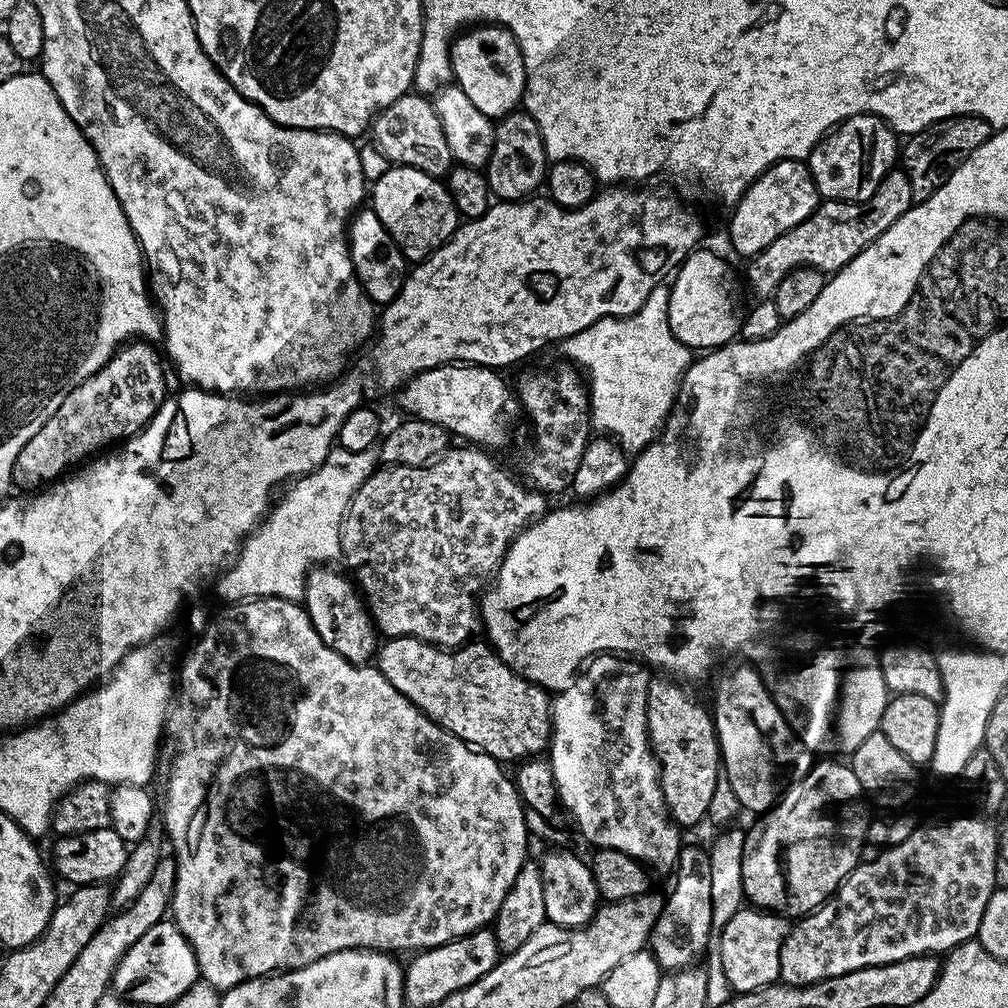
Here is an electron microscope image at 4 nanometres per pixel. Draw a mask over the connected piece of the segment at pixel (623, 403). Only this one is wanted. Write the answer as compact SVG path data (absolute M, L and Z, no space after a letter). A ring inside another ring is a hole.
M660 284L634 314L599 319L562 342L569 361L585 368L593 429L611 436L630 454L657 439L675 407L681 378L692 361L691 349L678 342L670 330L669 290L669 285Z

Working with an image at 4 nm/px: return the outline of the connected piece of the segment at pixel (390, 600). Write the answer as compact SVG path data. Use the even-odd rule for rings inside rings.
M479 446L453 447L443 453L431 464L425 464L422 468L411 468L410 466L384 466L374 471L372 476L353 494L349 502L348 511L345 514L344 524L341 526L341 552L343 562L348 563L347 571L354 577L363 599L368 605L368 611L372 623L385 637L413 636L427 644L443 646L449 650L461 647L473 639L472 636L482 628L482 617L480 615L480 599L483 597L490 581L495 577L496 571L504 560L504 555L512 539L522 529L528 527L533 520L539 520L546 511L545 493L536 491L527 483L515 480L502 465L496 460L491 460L489 453Z

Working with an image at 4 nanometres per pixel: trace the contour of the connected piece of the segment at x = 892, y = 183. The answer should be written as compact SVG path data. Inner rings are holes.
M893 170L885 174L878 190L868 199L866 204L851 204L845 200L824 200L817 203L816 208L798 226L786 230L770 246L766 246L747 261L748 284L757 292L757 297L768 298L784 276L795 268L816 268L825 274L835 274L846 267L870 242L877 240L914 201L910 194L910 178L906 178L903 170Z

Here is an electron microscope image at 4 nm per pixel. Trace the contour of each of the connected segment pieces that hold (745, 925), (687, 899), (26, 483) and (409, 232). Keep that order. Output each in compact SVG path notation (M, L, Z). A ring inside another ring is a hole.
M742 906L734 914L734 918L730 918L730 922L719 929L718 955L722 958L722 974L726 974L726 982L733 993L758 990L780 980L782 948L789 931L789 917L755 906Z
M681 847L680 856L676 860L674 869L675 876L676 885L673 886L672 893L664 896L664 909L654 922L650 941L652 956L664 970L693 967L699 961L696 959L700 955L703 957L709 951L709 949L707 950L708 939L711 936L713 939L714 936L709 853L705 849L703 852L700 848Z
M148 342L125 343L113 352L110 359L93 376L86 378L86 382L66 394L66 402L62 402L62 406L58 406L58 410L50 414L46 426L42 426L42 430L38 430L38 434L34 434L34 438L30 438L26 446L22 446L21 453L12 458L10 480L15 487L17 485L20 488L19 491L32 492L41 489L58 480L68 470L68 466L73 467L84 459L103 453L109 446L119 445L131 436L140 434L166 398L164 368L160 365L161 353L156 353L152 348L155 347Z
M389 166L382 178L371 185L370 207L378 214L382 226L386 226L386 230L402 250L404 259L409 262L427 260L455 234L462 220L443 179L417 168L403 166Z

